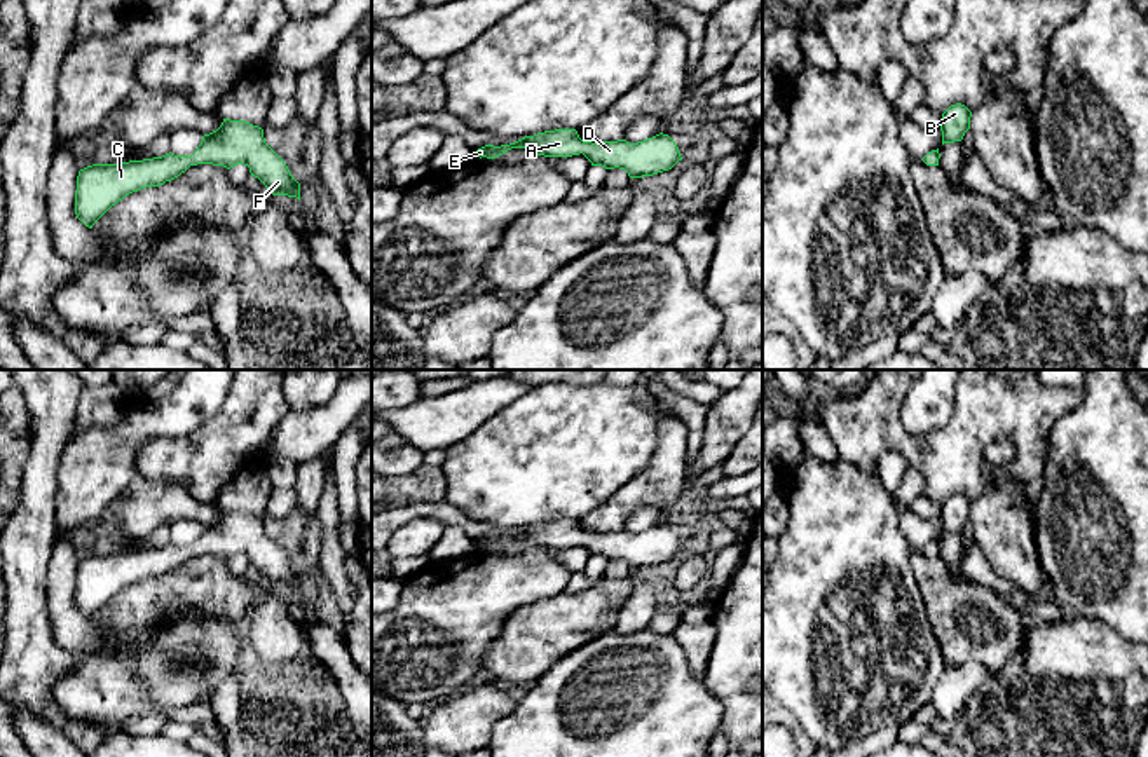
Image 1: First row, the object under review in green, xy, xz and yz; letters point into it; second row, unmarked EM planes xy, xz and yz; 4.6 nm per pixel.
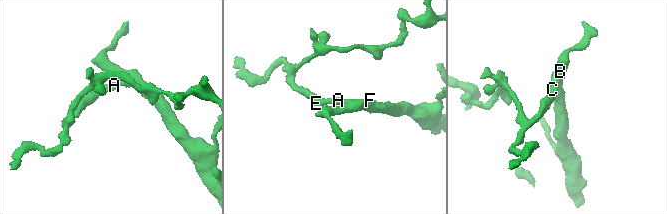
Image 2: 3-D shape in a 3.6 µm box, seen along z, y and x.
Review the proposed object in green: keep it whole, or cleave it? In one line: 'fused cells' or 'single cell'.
single cell

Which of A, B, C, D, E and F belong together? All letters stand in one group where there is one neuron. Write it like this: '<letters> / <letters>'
A B C D E F

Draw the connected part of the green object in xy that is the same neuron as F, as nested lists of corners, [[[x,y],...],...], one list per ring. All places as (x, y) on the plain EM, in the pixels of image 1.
[[[223,509],[222,516],[202,527],[188,546],[162,548],[119,555],[92,555],[79,562],[75,605],[89,619],[126,586],[147,577],[159,577],[178,569],[190,556],[213,555],[227,560],[244,555],[274,586],[297,588],[300,574],[284,551],[265,534],[263,520],[246,511]]]

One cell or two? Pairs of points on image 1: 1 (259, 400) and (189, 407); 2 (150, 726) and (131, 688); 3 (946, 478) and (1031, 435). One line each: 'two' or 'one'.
1: two
2: two
3: one

